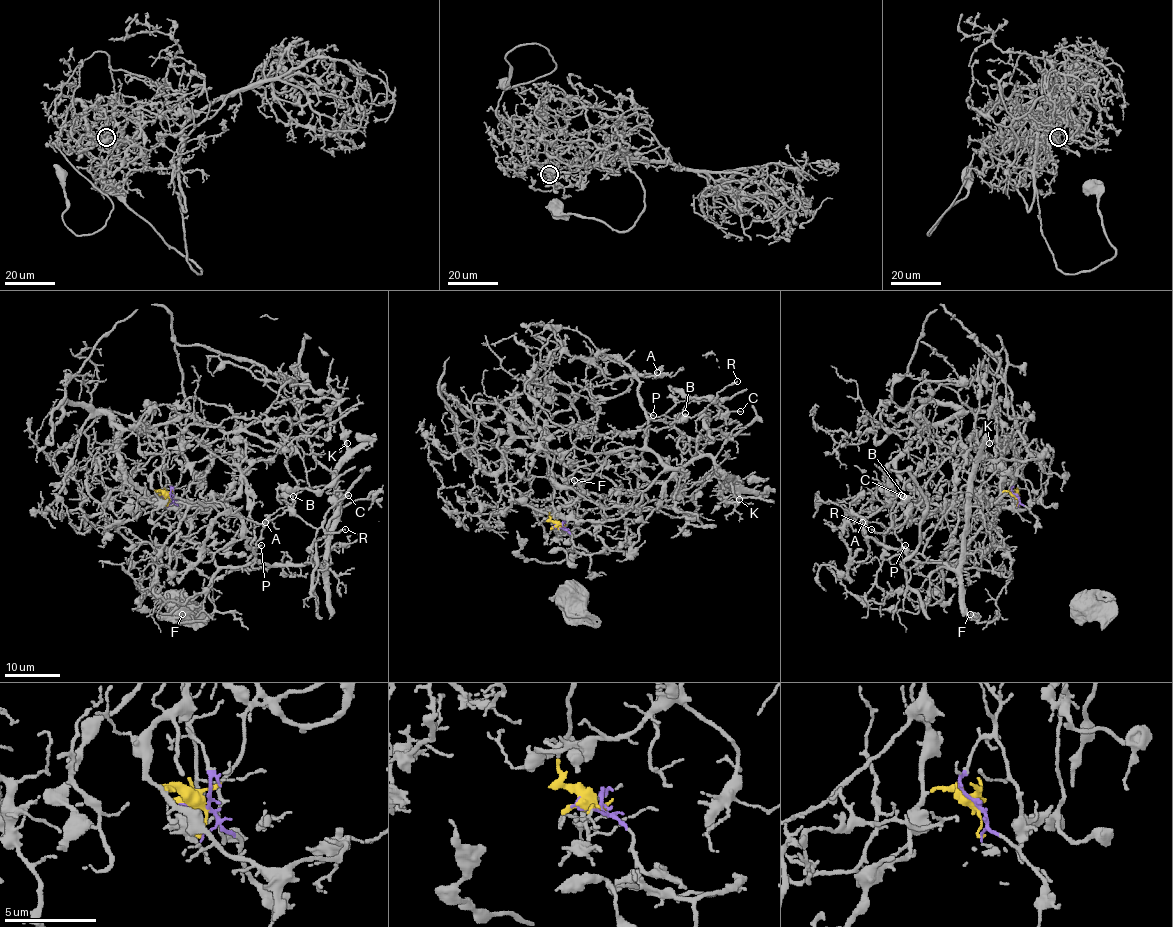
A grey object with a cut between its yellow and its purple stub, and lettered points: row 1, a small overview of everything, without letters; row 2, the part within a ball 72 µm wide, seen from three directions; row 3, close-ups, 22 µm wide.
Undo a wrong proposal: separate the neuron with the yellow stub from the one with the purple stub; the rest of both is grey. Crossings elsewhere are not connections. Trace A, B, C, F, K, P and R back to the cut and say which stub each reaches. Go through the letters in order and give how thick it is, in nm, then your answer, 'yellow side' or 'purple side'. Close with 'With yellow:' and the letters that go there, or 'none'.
A: calibre 110 nm; yellow side
B: calibre 80 nm; yellow side
C: calibre 140 nm; yellow side
F: calibre 130 nm; yellow side
K: calibre 110 nm; yellow side
P: calibre 130 nm; yellow side
R: calibre 160 nm; yellow side
With yellow: A, B, C, F, K, P, R

